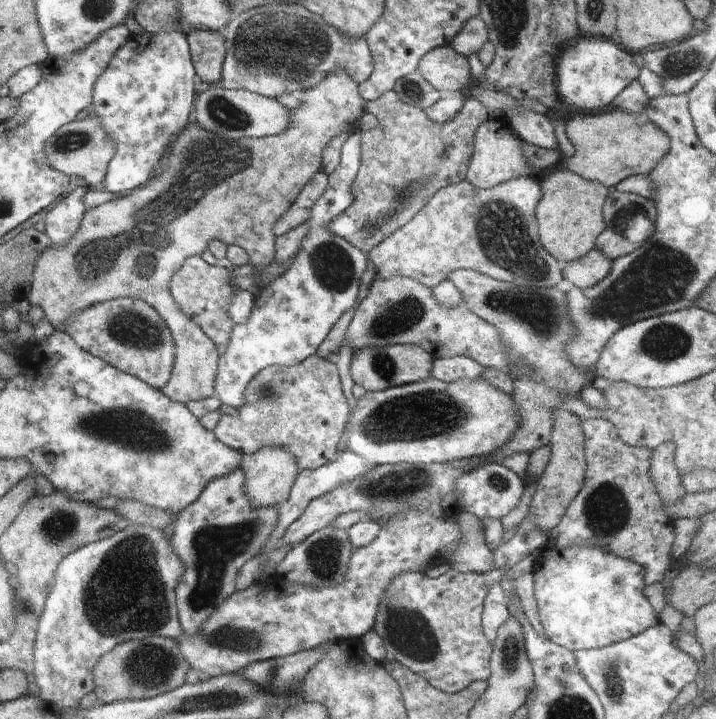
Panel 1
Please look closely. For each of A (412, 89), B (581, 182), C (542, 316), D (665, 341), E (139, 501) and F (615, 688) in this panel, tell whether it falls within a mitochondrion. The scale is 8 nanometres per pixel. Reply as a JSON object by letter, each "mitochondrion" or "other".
{"A":"mitochondrion","B":"other","C":"mitochondrion","D":"mitochondrion","E":"other","F":"mitochondrion"}

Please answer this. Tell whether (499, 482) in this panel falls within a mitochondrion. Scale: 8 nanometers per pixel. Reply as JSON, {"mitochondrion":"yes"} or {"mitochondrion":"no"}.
{"mitochondrion":"yes"}

